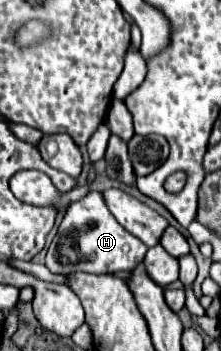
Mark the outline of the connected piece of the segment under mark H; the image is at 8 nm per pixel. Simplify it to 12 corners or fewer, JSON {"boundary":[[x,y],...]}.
{"boundary":[[101,191],[71,203],[49,245],[53,273],[133,271],[147,247]]}

